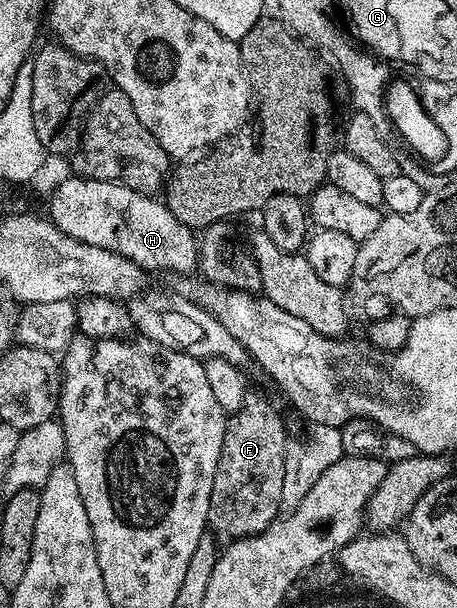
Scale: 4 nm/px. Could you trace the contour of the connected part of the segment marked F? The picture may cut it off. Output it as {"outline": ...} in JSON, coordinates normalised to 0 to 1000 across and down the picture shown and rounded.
{"outline":[[[538,648],[530,671],[497,689],[455,837],[457,873],[486,895],[578,873],[597,854],[611,850],[621,753],[630,735],[619,688],[569,648]]]}

